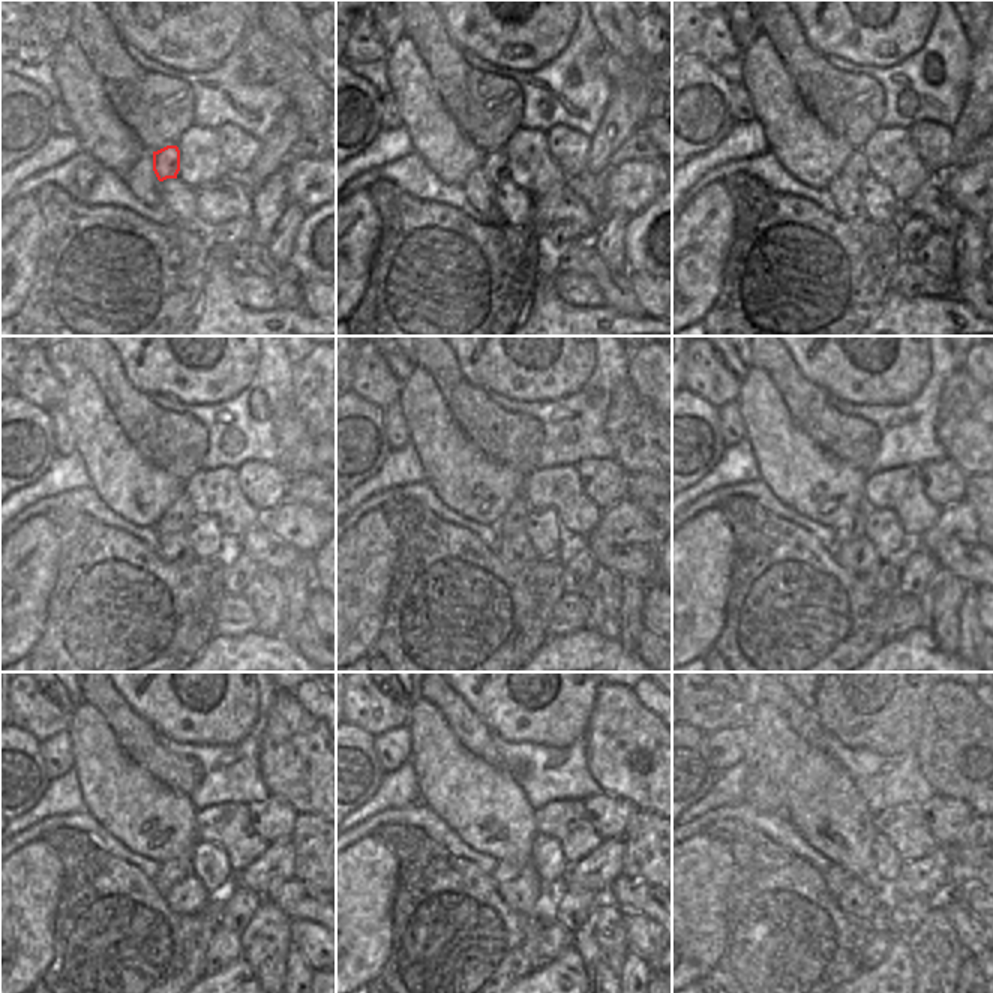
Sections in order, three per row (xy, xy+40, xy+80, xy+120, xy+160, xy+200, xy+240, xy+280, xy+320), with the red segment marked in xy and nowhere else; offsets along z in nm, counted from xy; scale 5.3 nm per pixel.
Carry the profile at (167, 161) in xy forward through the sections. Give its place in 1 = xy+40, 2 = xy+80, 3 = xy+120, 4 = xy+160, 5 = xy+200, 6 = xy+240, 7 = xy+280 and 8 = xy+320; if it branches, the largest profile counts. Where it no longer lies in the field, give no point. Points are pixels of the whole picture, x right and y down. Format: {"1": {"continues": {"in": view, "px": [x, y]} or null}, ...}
{"1": {"continues": {"in": "xy+40", "px": [495, 167]}}, "2": {"continues": {"in": "xy+80", "px": [854, 171]}}, "3": {"continues": {"in": "xy+120", "px": [176, 518]}}, "4": {"continues": {"in": "xy+160", "px": [513, 519]}}, "5": {"continues": {"in": "xy+200", "px": [852, 528]}}, "6": {"continues": {"in": "xy+240", "px": [171, 872]}}, "7": {"continues": {"in": "xy+280", "px": [503, 873]}}, "8": {"continues": {"in": "xy+320", "px": [837, 878]}}}

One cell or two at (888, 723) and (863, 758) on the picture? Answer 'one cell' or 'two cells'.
two cells

